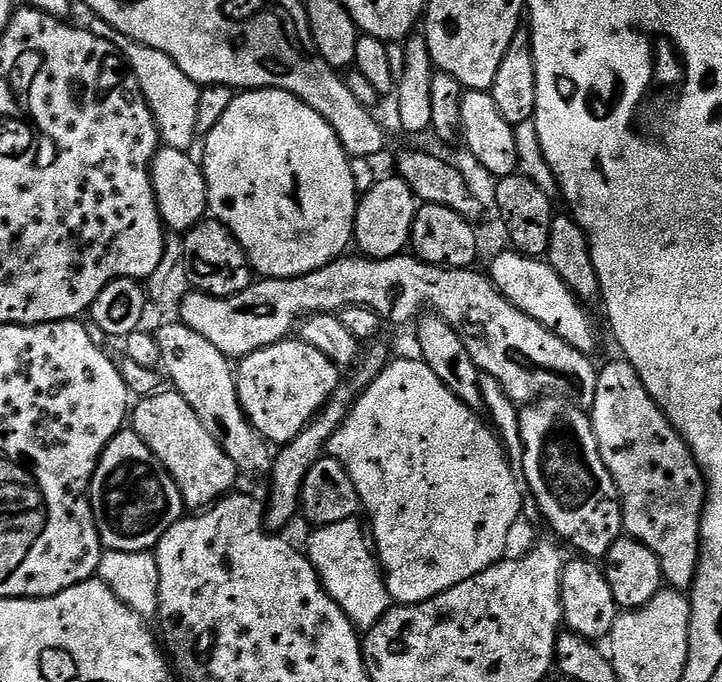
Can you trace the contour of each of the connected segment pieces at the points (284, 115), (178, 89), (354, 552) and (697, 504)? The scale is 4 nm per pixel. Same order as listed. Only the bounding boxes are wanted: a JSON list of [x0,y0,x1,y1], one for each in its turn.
[[202,88,358,280],[86,18,201,152],[306,518,394,630],[590,358,706,590]]

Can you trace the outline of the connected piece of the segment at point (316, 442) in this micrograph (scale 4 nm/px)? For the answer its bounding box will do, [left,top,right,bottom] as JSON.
[262,343,386,534]

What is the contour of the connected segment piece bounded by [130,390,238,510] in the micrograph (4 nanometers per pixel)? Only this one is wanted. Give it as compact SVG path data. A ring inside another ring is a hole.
M161 390L152 396L143 397L137 404L140 405L137 408L135 405L130 412L131 431L136 432L138 438L142 438L142 442L146 442L146 446L150 446L152 453L160 459L162 466L166 466L182 494L185 509L207 509L220 497L229 495L235 489L232 488L236 484L236 476L238 477L235 462L230 458L230 454L226 454L226 450L222 450L222 446L218 446L218 442L214 442L210 430L202 426L198 414L194 414L194 409L190 407L190 402L186 402L186 398L182 398L175 390Z

